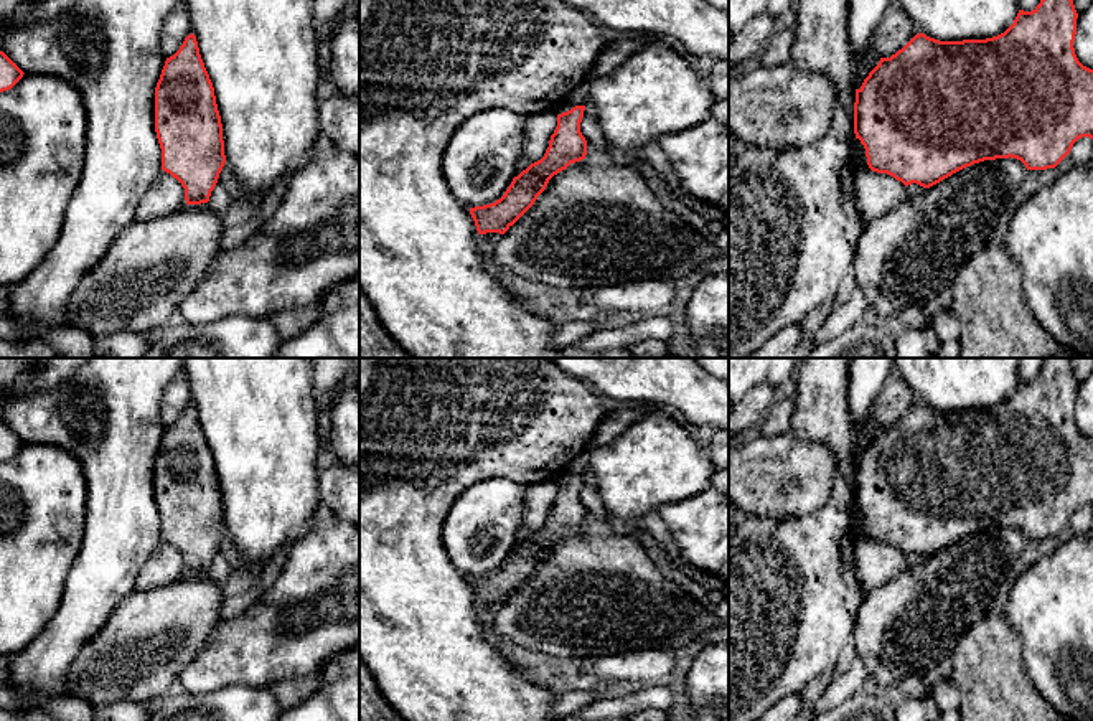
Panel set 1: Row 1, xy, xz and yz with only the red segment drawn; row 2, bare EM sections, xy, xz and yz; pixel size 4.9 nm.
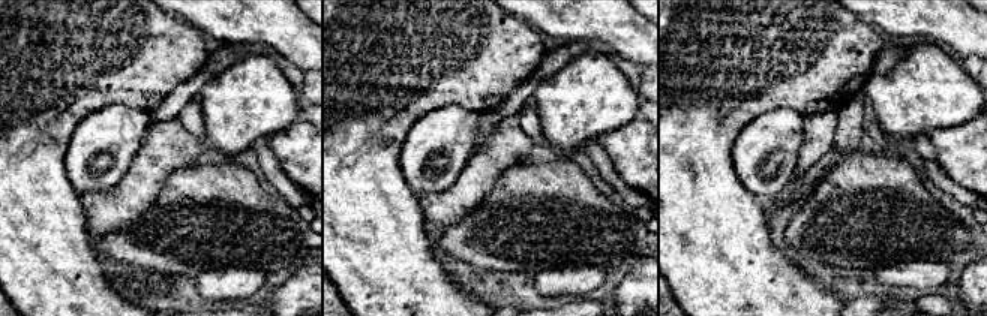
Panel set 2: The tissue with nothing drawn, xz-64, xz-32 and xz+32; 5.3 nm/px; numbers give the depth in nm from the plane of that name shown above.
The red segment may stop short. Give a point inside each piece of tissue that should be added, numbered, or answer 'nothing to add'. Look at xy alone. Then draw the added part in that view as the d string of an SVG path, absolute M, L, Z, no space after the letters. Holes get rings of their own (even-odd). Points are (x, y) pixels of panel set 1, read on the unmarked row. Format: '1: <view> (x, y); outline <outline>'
nothing to add

